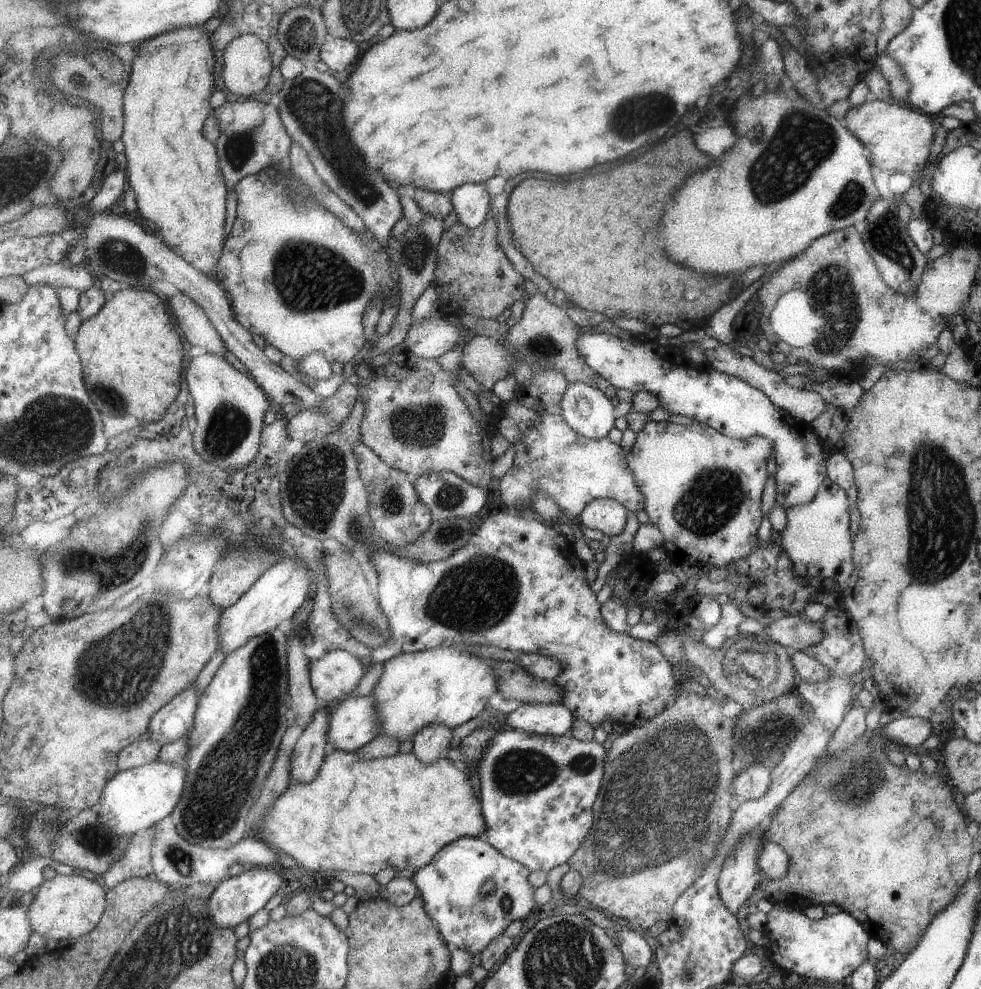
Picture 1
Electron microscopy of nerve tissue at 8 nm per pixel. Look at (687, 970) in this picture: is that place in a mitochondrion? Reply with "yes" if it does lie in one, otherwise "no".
yes

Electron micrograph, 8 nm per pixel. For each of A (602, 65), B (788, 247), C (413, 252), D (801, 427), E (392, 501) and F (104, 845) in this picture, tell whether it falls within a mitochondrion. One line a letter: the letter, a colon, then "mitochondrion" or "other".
A: other
B: other
C: mitochondrion
D: other
E: mitochondrion
F: mitochondrion

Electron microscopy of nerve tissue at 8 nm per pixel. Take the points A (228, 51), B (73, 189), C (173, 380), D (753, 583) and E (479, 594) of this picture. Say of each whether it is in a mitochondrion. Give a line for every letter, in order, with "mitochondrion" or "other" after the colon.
A: other
B: other
C: other
D: other
E: mitochondrion

